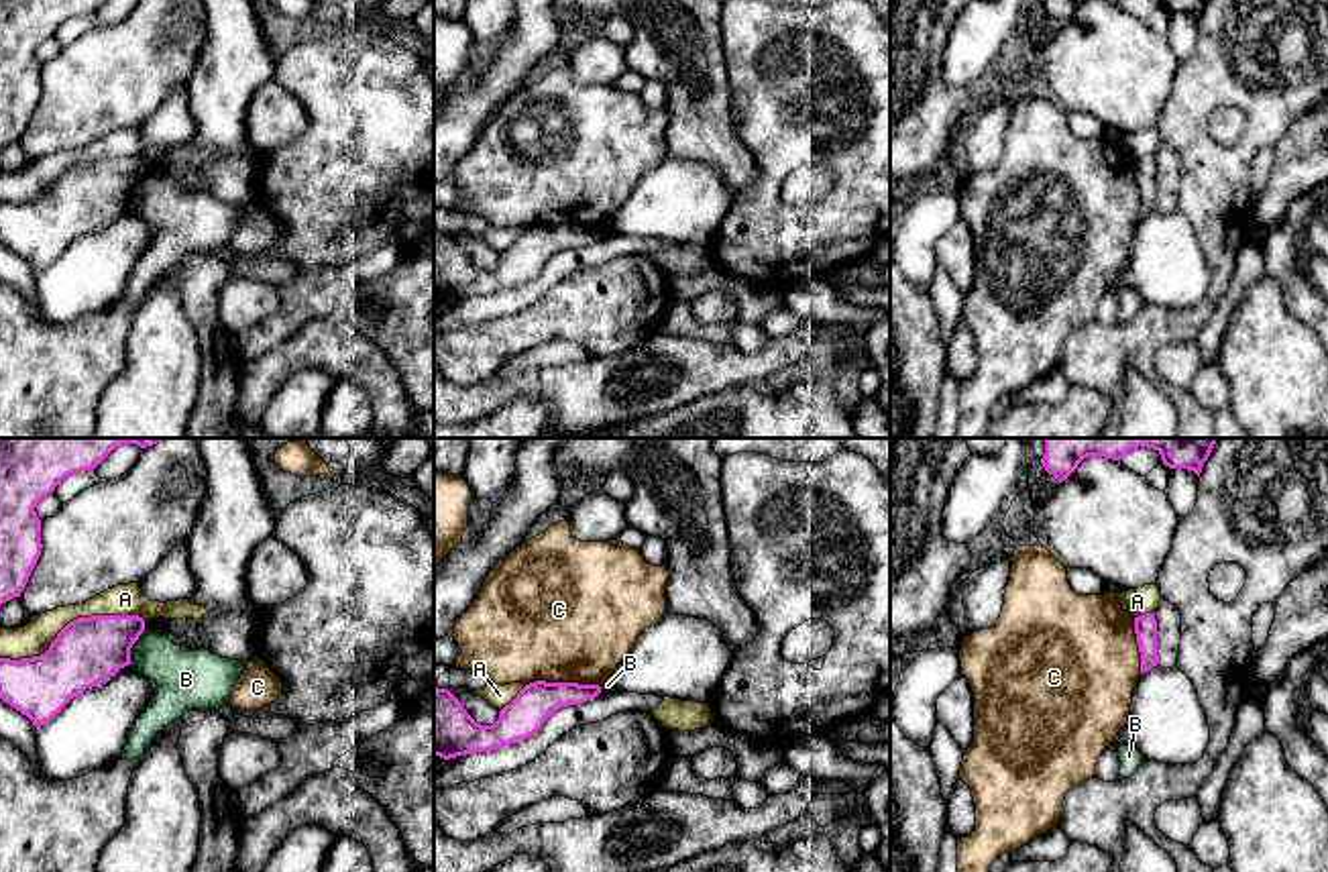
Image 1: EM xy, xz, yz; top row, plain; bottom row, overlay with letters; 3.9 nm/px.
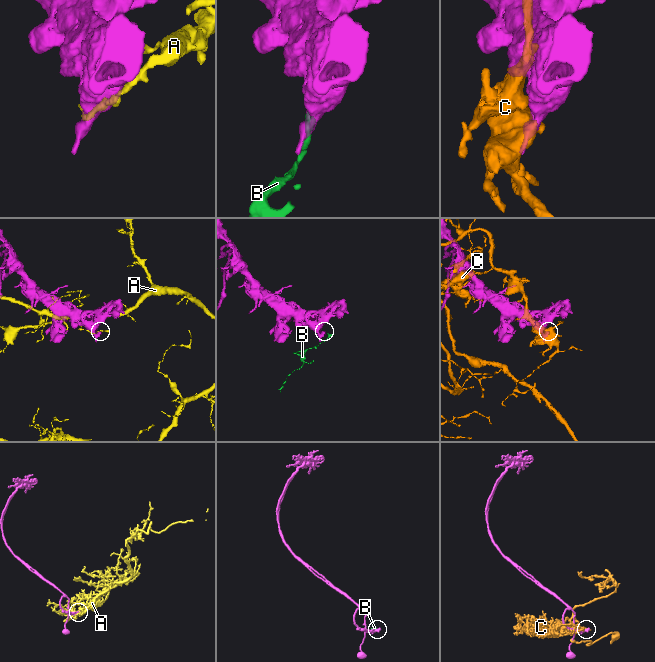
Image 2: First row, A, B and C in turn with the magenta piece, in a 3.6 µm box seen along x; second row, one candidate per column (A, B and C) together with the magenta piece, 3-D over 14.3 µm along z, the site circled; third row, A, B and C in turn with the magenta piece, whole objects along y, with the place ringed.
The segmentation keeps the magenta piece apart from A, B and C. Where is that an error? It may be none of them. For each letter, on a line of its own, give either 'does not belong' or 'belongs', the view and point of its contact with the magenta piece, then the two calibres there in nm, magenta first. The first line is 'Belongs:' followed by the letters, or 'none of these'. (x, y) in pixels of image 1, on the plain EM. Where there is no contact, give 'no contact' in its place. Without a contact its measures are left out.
Belongs: none of these
A: does not belong; meets magenta in xy at (96, 159); 280 nm thick on the magenta side, 130 nm on the other
B: does not belong; meets magenta in xy at (131, 190); 280 nm thick on the magenta side, 220 nm on the other
C: does not belong; meets magenta in xz at (563, 227); 160 nm thick on the magenta side, 500 nm on the other

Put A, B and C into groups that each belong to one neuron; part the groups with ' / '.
A / B / C

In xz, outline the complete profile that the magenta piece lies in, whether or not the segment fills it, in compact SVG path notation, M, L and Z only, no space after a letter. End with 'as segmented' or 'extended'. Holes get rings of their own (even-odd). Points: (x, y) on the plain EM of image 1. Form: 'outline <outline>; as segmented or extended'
outline M536 224L499 255L493 269L481 269L448 232L434 230L434 299L450 304L515 287L534 279L554 255L599 236L599 228Z; as segmented

